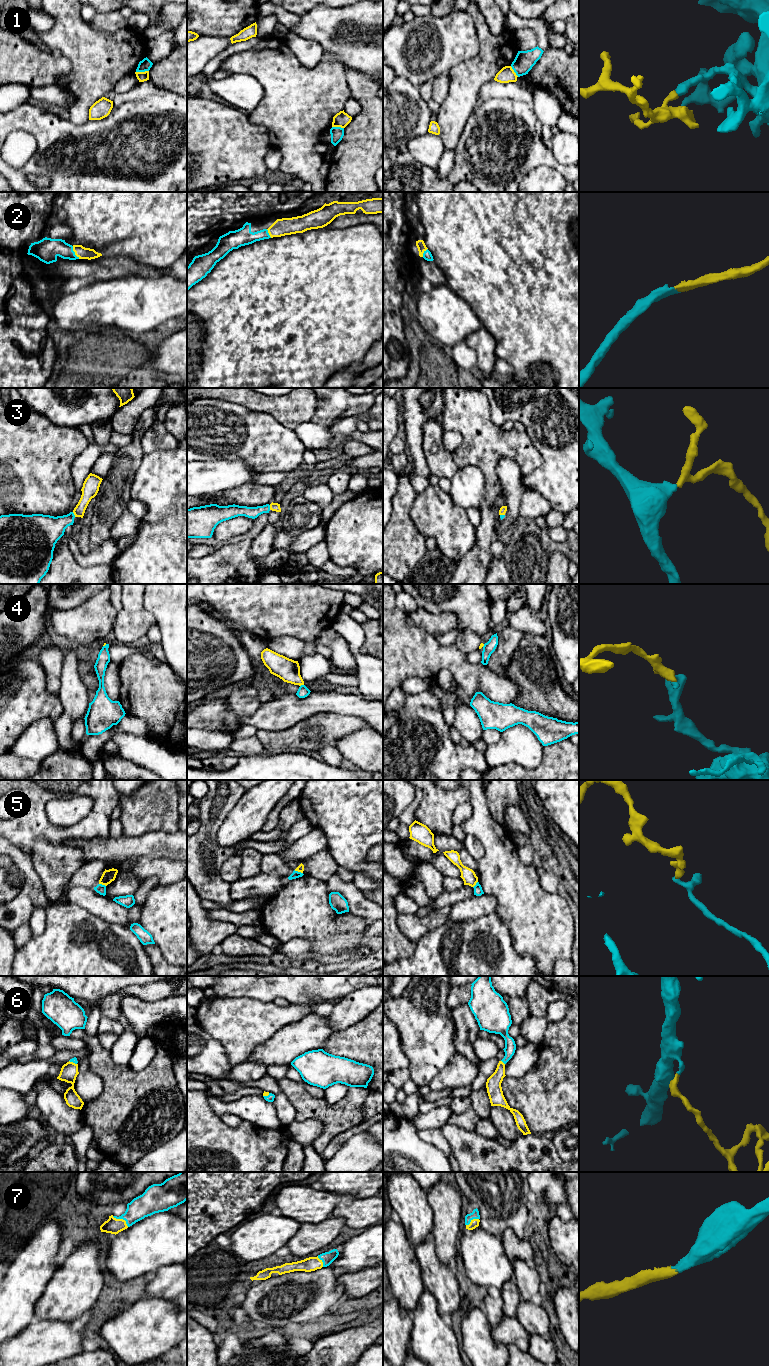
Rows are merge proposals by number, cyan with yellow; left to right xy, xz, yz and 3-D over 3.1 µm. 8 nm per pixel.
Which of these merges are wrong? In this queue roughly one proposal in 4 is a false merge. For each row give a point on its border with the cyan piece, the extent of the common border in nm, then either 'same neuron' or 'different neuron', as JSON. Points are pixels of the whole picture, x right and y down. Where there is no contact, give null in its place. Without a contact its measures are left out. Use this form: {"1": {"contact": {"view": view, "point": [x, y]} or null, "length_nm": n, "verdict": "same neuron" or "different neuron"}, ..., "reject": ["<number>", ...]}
{"1": {"contact": {"view": "xy", "point": [142, 71]}, "length_nm": 110, "verdict": "different neuron"}, "2": {"contact": {"view": "xy", "point": [74, 252]}, "length_nm": 120, "verdict": "same neuron"}, "3": {"contact": {"view": "xy", "point": [73, 514]}, "length_nm": 50, "verdict": "same neuron"}, "4": {"contact": {"view": "xz", "point": [301, 685]}, "length_nm": 40, "verdict": "different neuron"}, "5": {"contact": {"view": "xy", "point": [101, 884]}, "length_nm": 60, "verdict": "different neuron"}, "6": {"contact": {"view": "yz", "point": [502, 1061]}, "length_nm": 50, "verdict": "same neuron"}, "7": {"contact": {"view": "xy", "point": [121, 1218]}, "length_nm": 160, "verdict": "same neuron"}, "reject": ["1", "4", "5"]}

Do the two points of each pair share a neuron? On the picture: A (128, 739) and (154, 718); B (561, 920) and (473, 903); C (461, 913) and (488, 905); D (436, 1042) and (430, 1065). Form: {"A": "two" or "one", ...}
{"A": "two", "B": "two", "C": "one", "D": "one"}

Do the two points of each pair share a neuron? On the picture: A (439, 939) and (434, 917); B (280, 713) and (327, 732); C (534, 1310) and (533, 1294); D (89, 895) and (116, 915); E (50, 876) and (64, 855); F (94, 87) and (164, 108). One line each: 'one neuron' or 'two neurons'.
A: two neurons
B: two neurons
C: two neurons
D: one neuron
E: one neuron
F: two neurons

